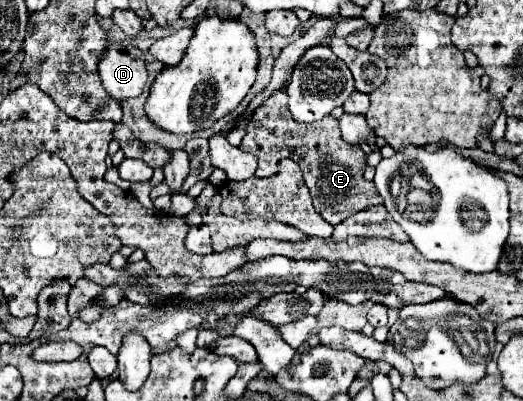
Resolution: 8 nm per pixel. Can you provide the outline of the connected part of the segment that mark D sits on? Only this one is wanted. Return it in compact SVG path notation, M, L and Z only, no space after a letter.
M109 44L99 62L99 76L103 88L117 102L125 102L143 92L147 82L145 56L135 46Z

